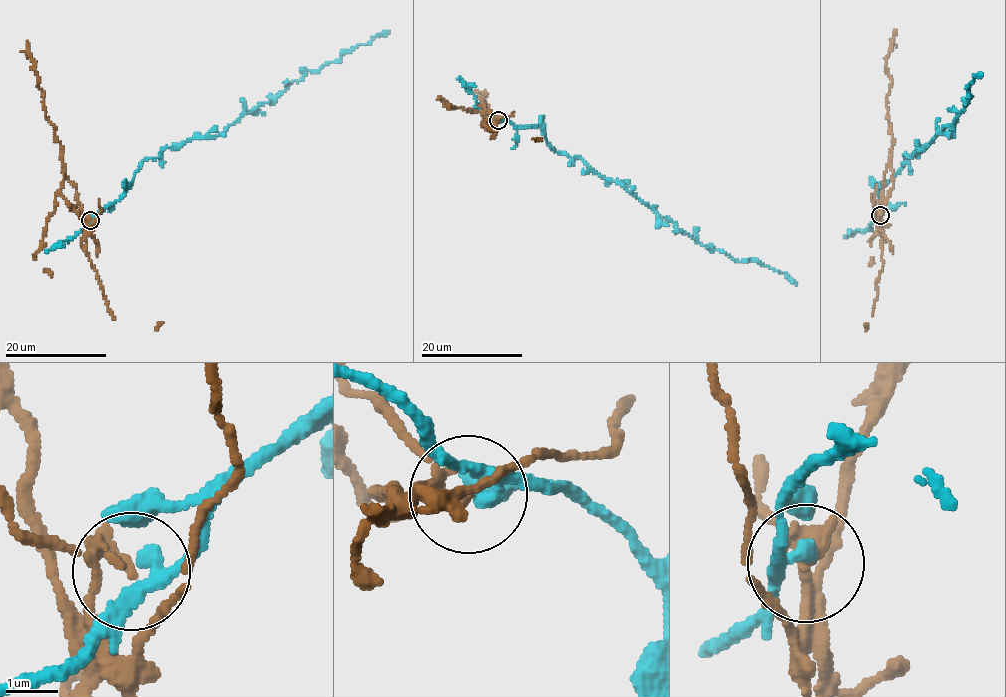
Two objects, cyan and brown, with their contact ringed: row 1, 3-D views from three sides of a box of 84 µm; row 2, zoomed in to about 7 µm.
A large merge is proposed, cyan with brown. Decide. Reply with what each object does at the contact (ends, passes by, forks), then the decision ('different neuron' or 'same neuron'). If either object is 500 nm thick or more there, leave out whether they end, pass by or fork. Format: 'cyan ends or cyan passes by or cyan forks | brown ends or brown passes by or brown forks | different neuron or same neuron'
cyan passes by | brown ends | different neuron

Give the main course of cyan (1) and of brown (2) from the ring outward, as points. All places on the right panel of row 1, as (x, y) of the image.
1: (879, 215), (878, 187), (904, 163), (905, 155), (923, 151), (951, 126), (971, 96), (967, 89), (981, 74)
2: (879, 214), (892, 188), (890, 152), (893, 136), (886, 106), (892, 80), (885, 60), (893, 37), (896, 46)

